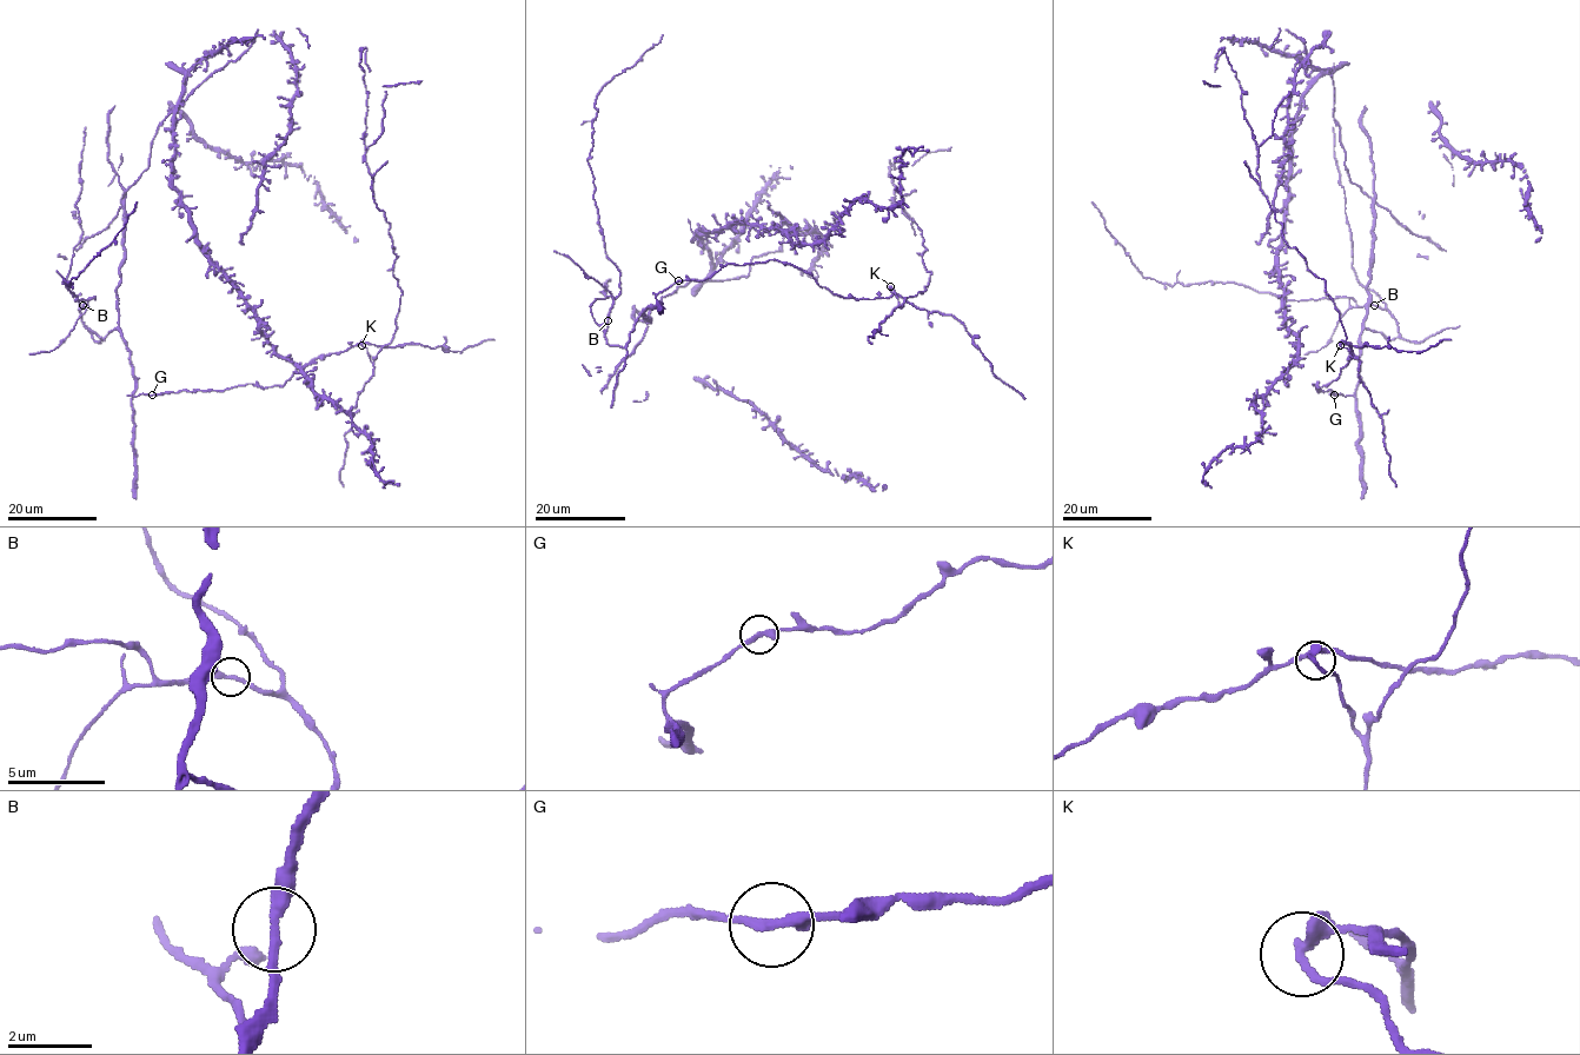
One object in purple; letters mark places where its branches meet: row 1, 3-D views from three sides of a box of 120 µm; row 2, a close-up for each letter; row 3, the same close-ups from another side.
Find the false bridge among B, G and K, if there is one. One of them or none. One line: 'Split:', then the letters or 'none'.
Split: K

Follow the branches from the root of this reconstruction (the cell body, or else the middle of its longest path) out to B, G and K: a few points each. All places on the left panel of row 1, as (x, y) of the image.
B: (121, 330), (114, 329), (104, 340), (85, 325), (83, 305)
G: (121, 330), (134, 379), (131, 395), (152, 395)
K: (121, 330), (134, 379), (133, 396), (225, 390), (249, 384), (281, 386), (305, 364), (362, 344)

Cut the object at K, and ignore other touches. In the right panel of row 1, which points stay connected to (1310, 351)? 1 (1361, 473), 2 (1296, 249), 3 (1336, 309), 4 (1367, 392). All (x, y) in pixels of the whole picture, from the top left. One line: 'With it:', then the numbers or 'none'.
With it: 1

